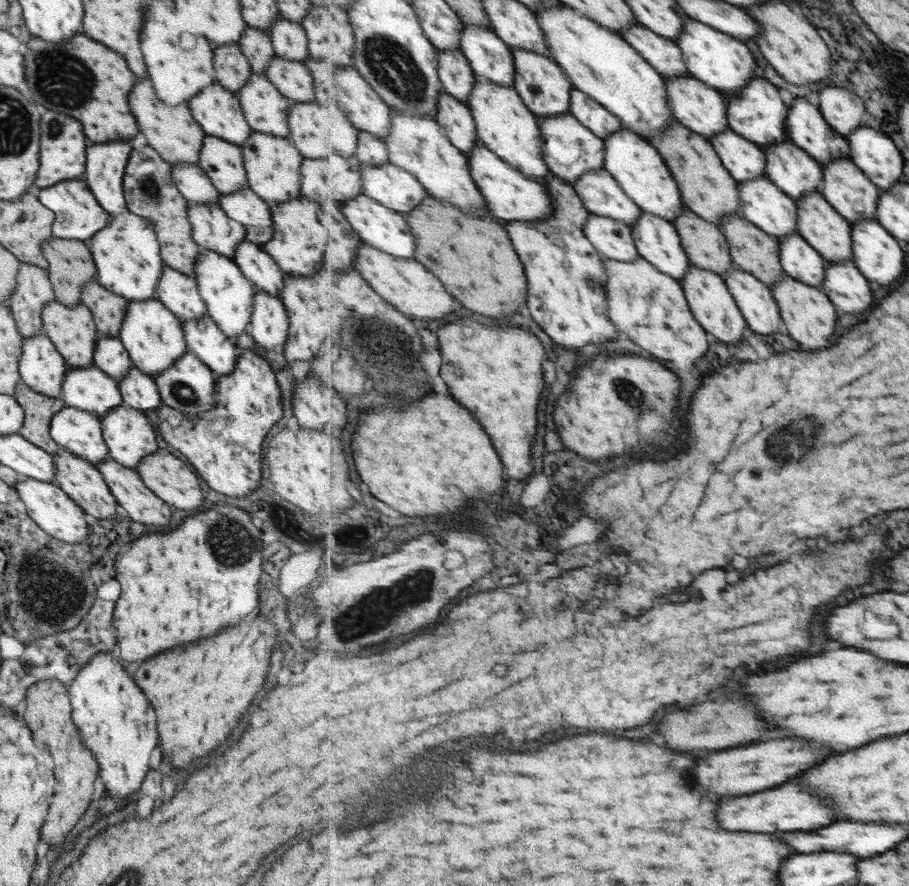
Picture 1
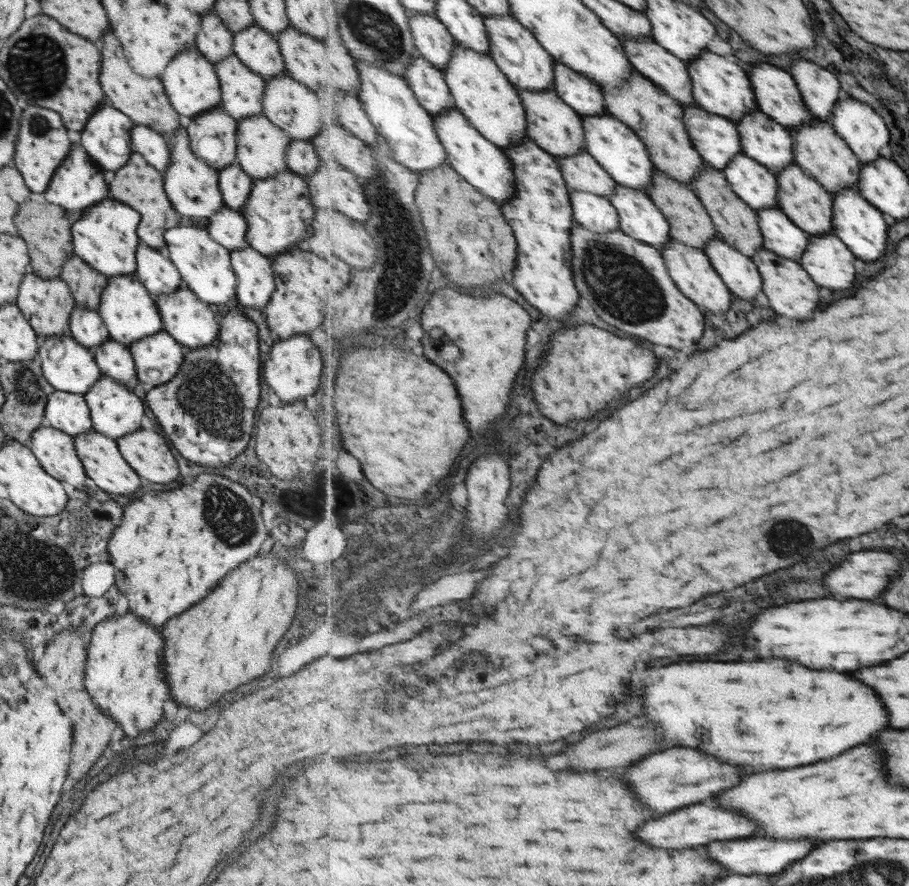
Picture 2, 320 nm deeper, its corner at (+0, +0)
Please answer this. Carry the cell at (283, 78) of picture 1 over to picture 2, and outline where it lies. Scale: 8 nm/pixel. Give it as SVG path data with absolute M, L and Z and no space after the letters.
M256 25L249 26L232 36L233 55L253 74L257 74L265 81L286 74L274 36Z

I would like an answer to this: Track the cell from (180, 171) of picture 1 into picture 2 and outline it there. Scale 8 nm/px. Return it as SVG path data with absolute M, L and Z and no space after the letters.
M143 125L129 129L129 151L141 155L153 168L163 172L169 164L169 147L165 136Z

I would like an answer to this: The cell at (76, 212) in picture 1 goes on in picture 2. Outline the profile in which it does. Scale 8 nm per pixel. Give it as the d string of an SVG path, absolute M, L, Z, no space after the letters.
M75 140L71 144L69 154L65 154L65 162L60 162L53 171L49 184L43 192L44 198L48 203L65 209L68 220L75 222L88 206L96 205L100 200L109 198L106 178L107 176L91 162L89 155L85 154L79 142Z

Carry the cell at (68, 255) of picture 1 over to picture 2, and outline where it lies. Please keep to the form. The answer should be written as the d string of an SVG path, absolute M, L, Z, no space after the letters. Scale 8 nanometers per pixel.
M33 200L20 202L12 221L18 236L24 240L29 257L30 271L38 277L50 279L60 273L62 262L73 255L70 223L65 209L45 202L39 204Z

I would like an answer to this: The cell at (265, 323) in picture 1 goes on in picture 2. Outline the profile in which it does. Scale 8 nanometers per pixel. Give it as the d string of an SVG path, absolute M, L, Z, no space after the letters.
M248 244L245 248L228 251L237 286L235 297L239 304L263 312L264 304L273 292L271 259L253 250Z

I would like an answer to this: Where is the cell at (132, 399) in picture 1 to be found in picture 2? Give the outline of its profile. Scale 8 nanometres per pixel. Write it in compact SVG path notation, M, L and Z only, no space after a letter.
M107 337L91 351L101 375L112 378L127 388L133 386L136 382L135 367L128 347Z

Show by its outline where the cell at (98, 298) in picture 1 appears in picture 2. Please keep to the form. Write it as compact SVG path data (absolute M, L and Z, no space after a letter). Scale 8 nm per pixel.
M69 255L61 265L58 277L69 288L74 304L96 310L106 276L85 264L77 255Z

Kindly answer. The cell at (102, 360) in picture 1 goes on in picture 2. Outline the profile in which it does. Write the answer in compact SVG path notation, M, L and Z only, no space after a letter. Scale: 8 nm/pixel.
M76 305L68 318L69 336L80 345L92 350L99 346L108 336L108 330L103 324L98 312Z

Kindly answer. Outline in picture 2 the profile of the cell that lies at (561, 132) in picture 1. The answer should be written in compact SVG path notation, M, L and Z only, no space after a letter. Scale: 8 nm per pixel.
M551 89L544 91L519 91L523 98L528 115L528 136L538 146L547 151L557 160L561 157L577 156L588 151L587 138L585 138L584 119L569 103Z

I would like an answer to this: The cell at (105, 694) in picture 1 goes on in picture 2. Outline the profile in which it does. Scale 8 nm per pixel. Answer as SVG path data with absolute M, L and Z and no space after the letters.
M121 614L98 622L91 630L86 647L83 684L91 700L133 738L155 726L163 714L163 702L169 698L161 666L163 638L159 630L135 614Z

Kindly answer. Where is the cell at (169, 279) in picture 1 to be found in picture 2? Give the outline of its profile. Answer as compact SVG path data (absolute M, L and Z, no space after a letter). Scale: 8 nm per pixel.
M139 242L134 257L136 267L133 276L152 298L175 292L183 285L173 263L161 256L157 250Z

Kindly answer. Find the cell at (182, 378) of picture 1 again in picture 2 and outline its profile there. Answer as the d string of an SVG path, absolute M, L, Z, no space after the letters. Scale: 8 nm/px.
M163 330L143 337L127 347L134 362L135 380L142 384L141 392L147 392L154 386L171 380L180 370L185 350Z

